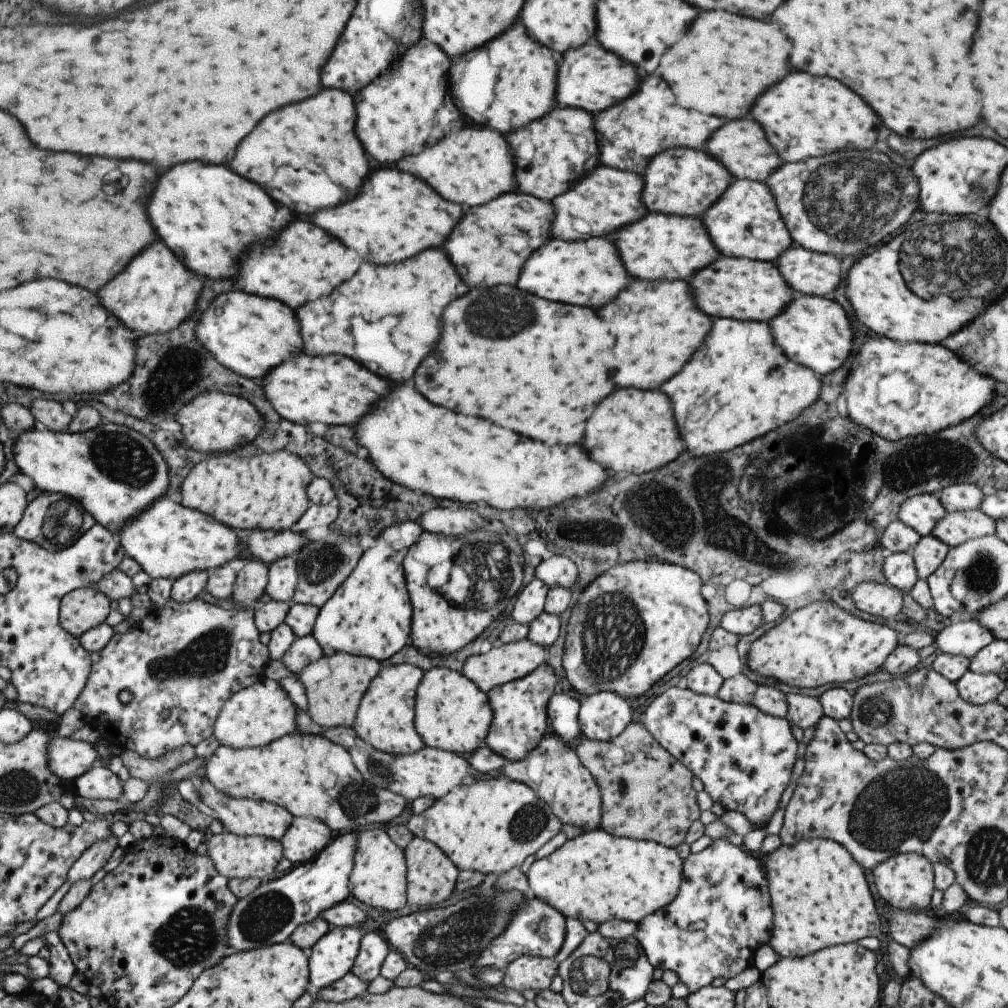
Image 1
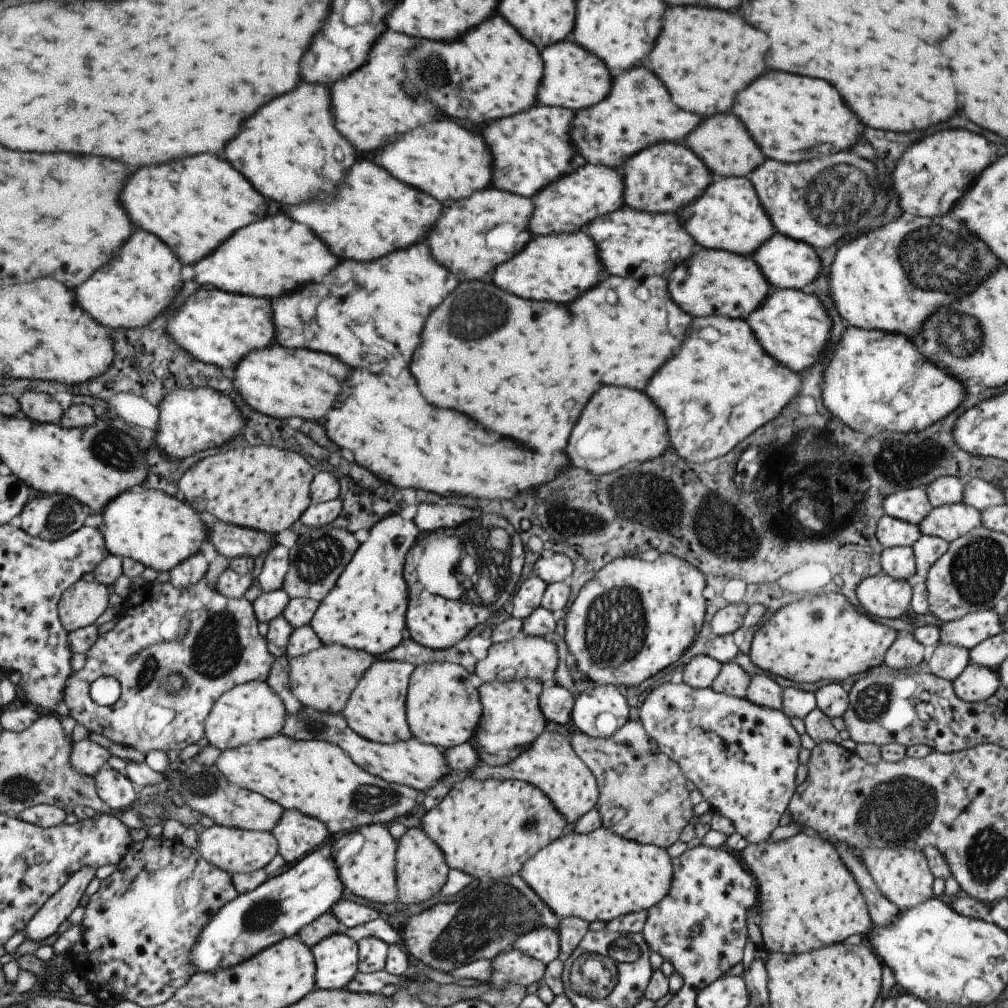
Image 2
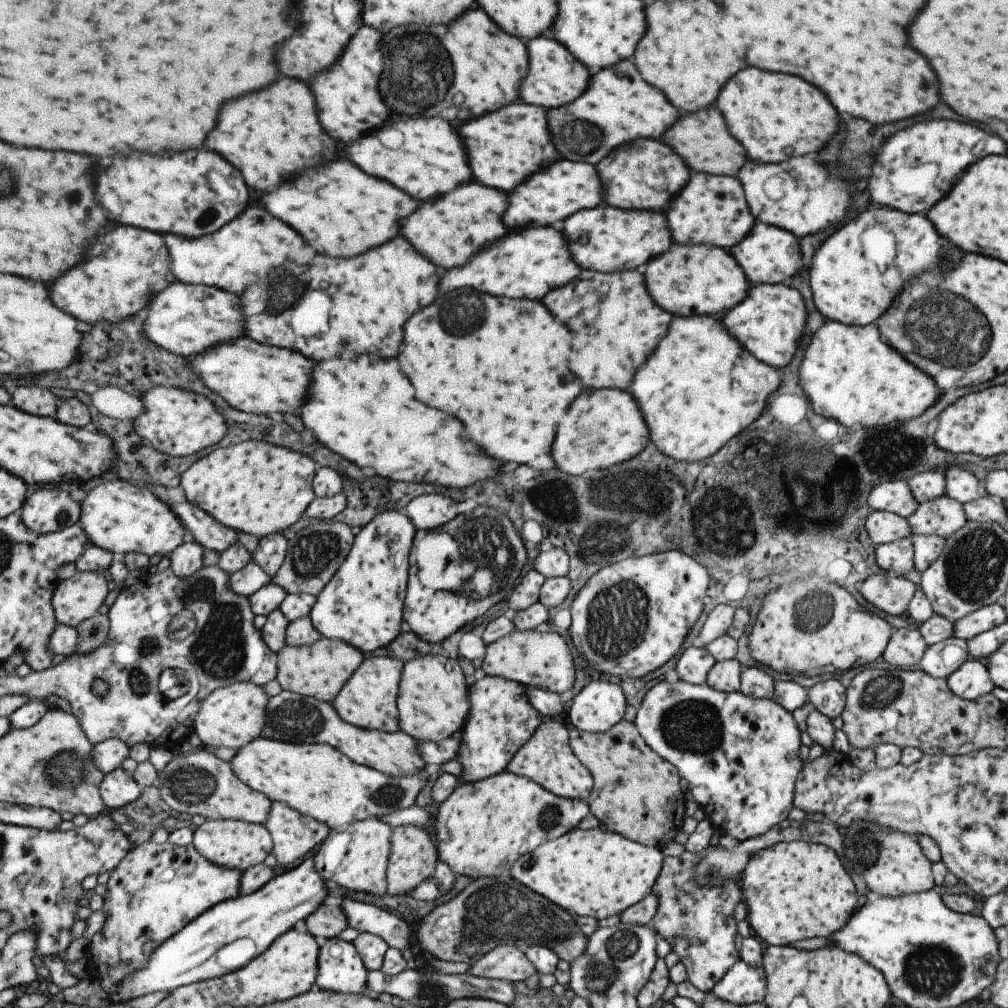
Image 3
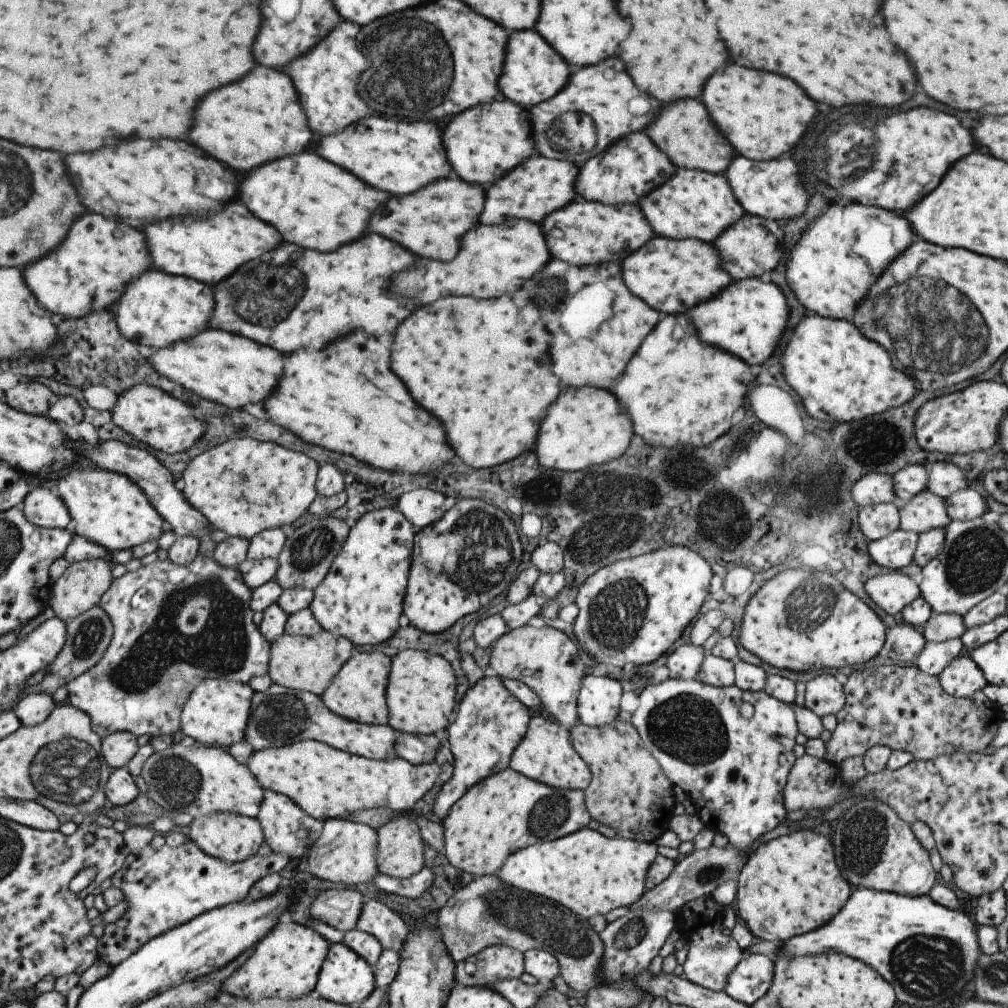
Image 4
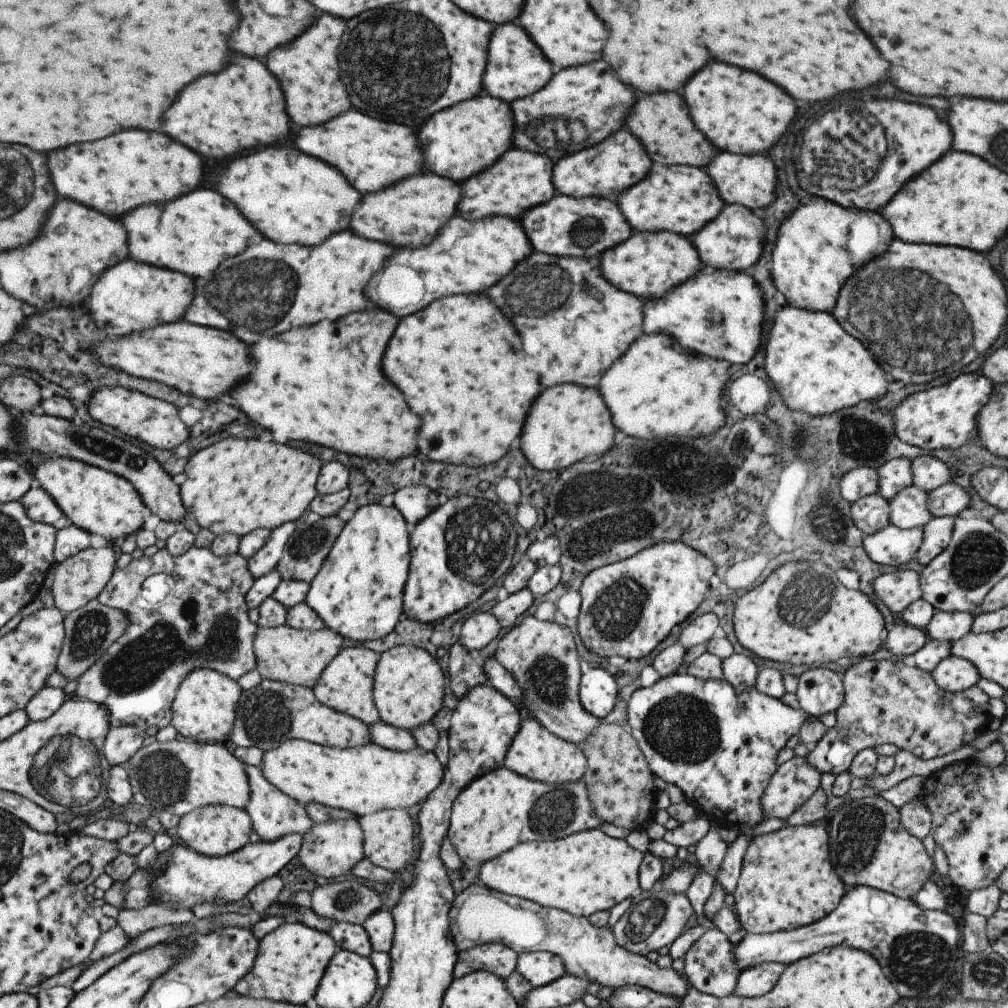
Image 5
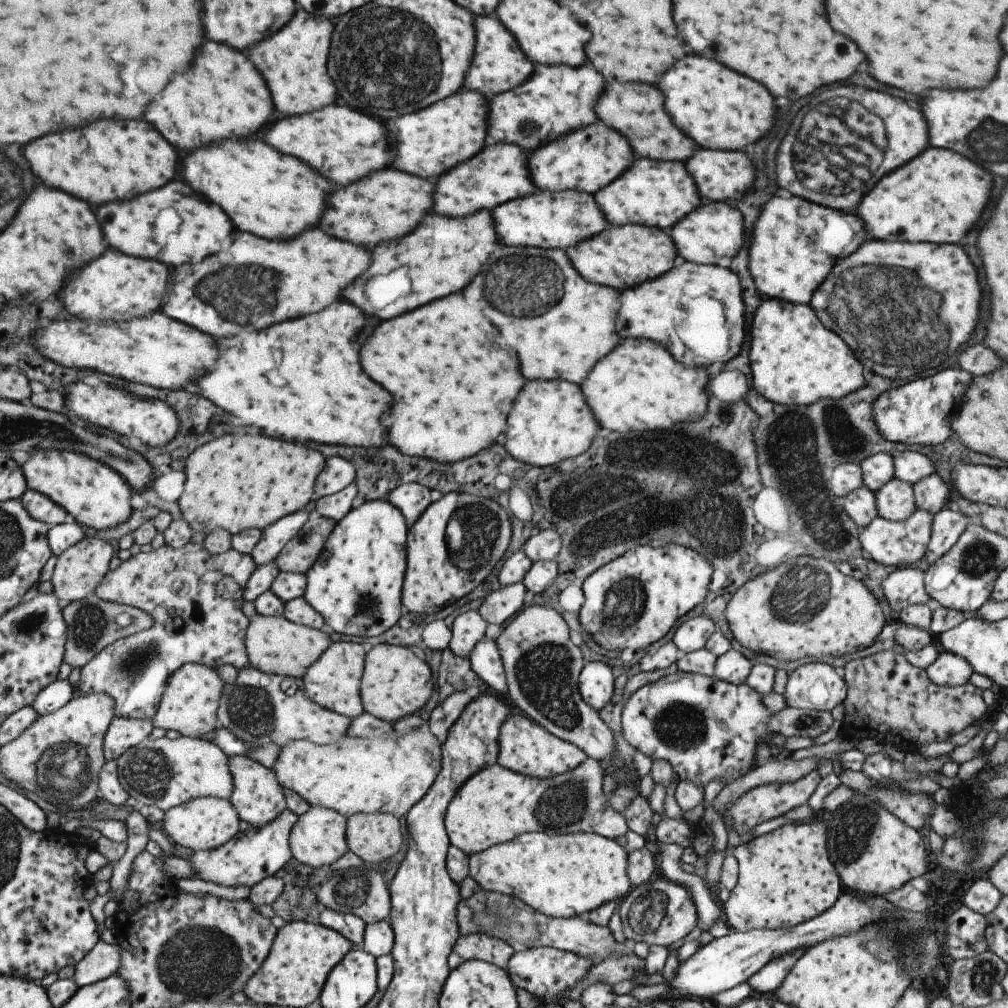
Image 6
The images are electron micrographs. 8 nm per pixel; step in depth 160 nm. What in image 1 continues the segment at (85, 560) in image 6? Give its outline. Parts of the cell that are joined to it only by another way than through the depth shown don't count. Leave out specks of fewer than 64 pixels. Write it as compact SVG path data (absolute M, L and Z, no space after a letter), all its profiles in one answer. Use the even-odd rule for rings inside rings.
M92 587L77 589L63 597L60 622L67 632L81 638L88 630L103 624L113 608L113 601L104 592L95 591Z

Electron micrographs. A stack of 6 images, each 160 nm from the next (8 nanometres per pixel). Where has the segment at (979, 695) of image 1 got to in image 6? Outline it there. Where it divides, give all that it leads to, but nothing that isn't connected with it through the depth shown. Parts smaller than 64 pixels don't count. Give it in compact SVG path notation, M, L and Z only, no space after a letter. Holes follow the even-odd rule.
M949 651L941 652L924 670L929 680L942 687L956 687L965 684L973 669L962 657Z

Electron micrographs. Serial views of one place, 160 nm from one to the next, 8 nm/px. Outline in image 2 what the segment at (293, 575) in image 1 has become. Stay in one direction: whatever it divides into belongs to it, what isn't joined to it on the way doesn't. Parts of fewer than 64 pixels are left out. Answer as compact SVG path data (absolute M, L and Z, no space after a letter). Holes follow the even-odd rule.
M274 544L265 554L261 572L257 576L257 582L263 593L282 589L284 576L287 572L290 559L288 548Z

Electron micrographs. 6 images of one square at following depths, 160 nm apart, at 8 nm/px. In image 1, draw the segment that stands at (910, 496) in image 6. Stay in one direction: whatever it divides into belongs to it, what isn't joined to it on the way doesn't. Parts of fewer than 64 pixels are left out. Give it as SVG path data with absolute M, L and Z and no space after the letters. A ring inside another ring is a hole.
M979 509L955 511L941 517L930 534L948 547L954 547L968 540L993 535L995 525L995 520Z

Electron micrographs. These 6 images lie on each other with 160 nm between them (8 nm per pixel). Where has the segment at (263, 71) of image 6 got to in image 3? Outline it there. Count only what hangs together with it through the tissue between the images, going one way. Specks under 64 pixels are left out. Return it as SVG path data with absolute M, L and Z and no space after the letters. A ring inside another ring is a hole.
M361 24L331 68L319 72L309 82L309 88L315 96L315 110L321 128L331 138L343 140L343 144L357 140L363 132L379 128L389 120L389 108L381 102L377 92L377 78L383 68L379 52L379 40L383 33Z

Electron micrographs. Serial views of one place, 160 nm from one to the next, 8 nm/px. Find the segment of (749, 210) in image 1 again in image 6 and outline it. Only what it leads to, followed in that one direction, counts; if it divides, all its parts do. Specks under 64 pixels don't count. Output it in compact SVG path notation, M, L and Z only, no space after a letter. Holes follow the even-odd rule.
M635 158L632 165L607 186L594 194L596 205L603 211L609 224L641 225L667 231L702 201L696 184L684 164L679 161L654 161Z

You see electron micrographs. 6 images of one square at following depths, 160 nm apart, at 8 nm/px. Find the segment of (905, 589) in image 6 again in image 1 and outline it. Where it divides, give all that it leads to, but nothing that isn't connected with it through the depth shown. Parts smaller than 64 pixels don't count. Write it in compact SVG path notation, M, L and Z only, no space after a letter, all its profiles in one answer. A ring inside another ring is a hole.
M873 581L857 583L849 594L857 610L879 618L900 618L902 591L895 587Z

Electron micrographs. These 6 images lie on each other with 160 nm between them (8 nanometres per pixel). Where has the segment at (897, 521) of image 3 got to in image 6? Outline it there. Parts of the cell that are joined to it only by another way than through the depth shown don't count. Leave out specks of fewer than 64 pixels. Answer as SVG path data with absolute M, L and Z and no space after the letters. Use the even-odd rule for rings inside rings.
M863 485L846 494L842 505L845 514L861 530L878 516L874 494Z

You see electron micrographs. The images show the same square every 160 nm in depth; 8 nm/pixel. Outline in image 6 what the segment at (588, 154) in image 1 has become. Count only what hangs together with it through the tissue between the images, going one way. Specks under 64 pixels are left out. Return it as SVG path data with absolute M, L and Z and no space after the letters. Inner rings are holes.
M461 87L457 92L446 96L443 100L430 104L427 108L399 116L387 122L389 128L389 146L395 150L395 162L391 168L409 172L416 177L435 181L459 163L476 155L488 140L488 102L486 98L475 91Z

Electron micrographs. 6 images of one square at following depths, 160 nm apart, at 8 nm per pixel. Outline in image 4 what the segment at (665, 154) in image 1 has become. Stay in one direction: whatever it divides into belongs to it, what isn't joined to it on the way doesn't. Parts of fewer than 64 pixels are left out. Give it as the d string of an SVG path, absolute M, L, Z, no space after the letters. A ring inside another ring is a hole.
M637 131L626 134L599 154L588 158L578 169L574 189L576 196L585 201L606 205L637 204L641 197L667 182L676 169L644 131Z

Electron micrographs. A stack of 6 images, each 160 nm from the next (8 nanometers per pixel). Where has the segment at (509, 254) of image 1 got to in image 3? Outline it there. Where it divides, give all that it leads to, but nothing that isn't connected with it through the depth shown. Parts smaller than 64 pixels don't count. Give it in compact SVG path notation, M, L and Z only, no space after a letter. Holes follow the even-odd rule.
M477 182L461 184L437 200L423 202L409 218L401 222L401 234L423 258L431 260L435 266L463 266L473 254L509 234L510 230L502 223L507 205L508 196L503 191Z

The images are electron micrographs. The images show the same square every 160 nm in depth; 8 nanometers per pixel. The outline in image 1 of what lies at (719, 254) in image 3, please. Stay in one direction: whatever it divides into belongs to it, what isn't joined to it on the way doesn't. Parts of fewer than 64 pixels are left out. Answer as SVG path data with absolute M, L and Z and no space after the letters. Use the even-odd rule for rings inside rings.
M719 256L711 264L687 278L695 304L708 317L727 317L738 321L770 321L796 293L781 278L774 262L752 261L745 257Z

